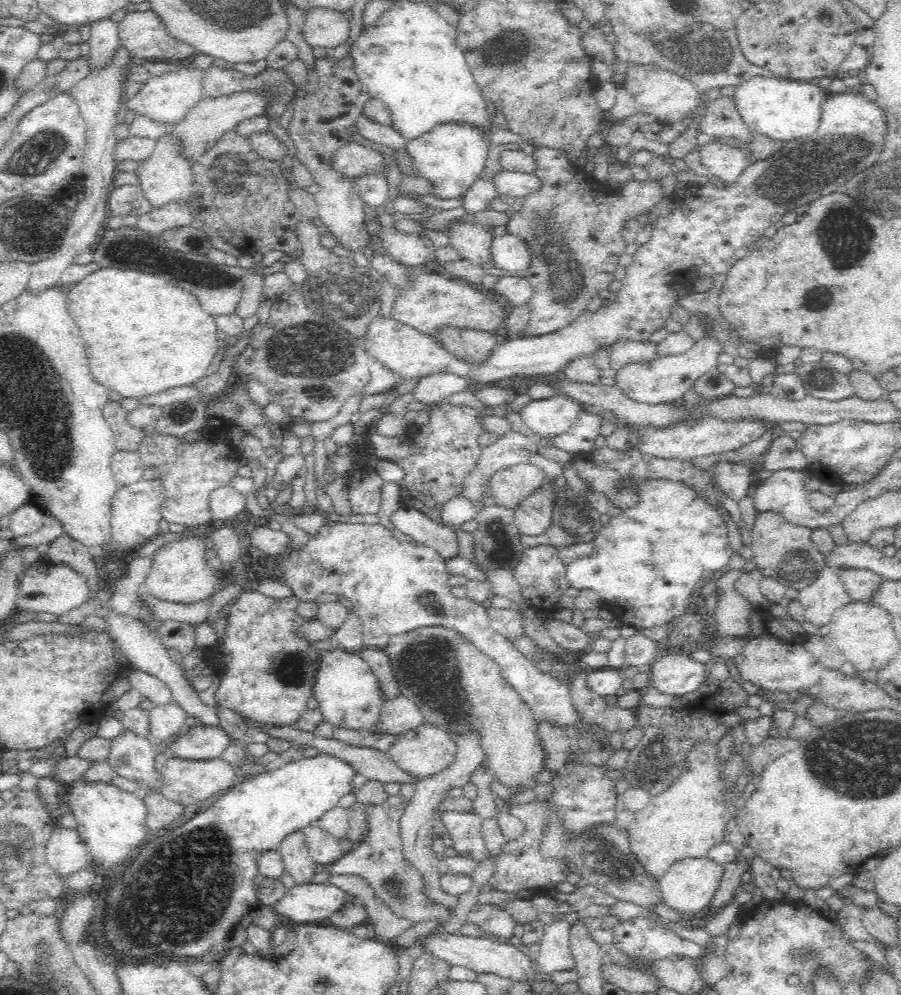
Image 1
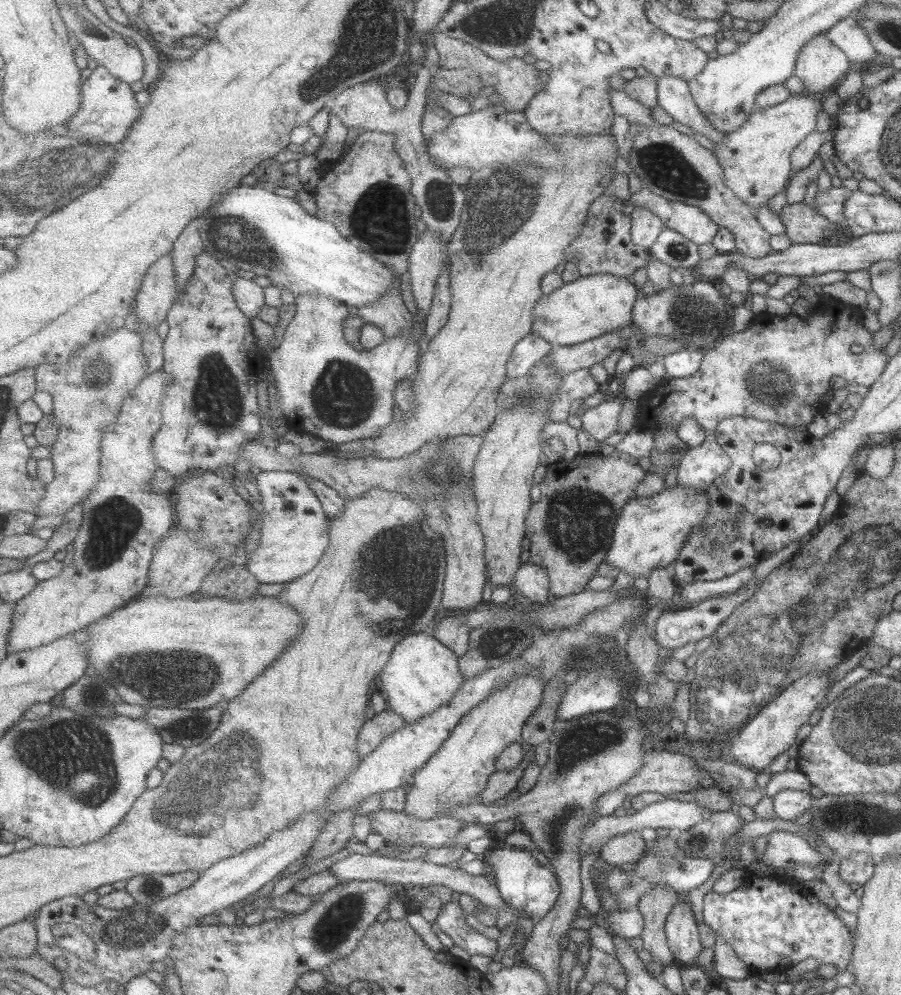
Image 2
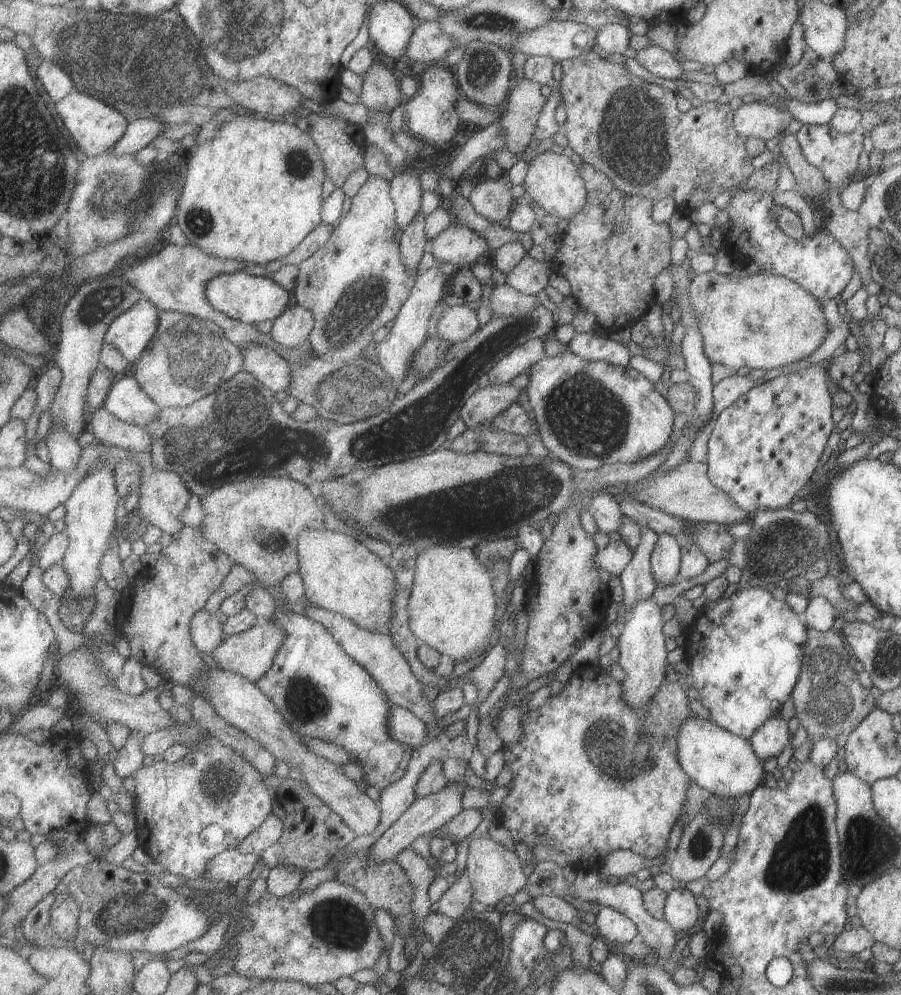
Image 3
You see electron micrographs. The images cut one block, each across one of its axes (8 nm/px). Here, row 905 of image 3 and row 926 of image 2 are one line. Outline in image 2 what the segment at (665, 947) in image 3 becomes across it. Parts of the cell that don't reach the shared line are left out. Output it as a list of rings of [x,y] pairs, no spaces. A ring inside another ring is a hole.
[[[635,906],[625,911],[604,912],[604,910],[599,909],[596,919],[590,915],[588,917],[587,914],[581,924],[586,926],[596,924],[603,929],[608,929],[615,937],[621,938],[640,937],[644,928],[642,915],[636,910]]]

